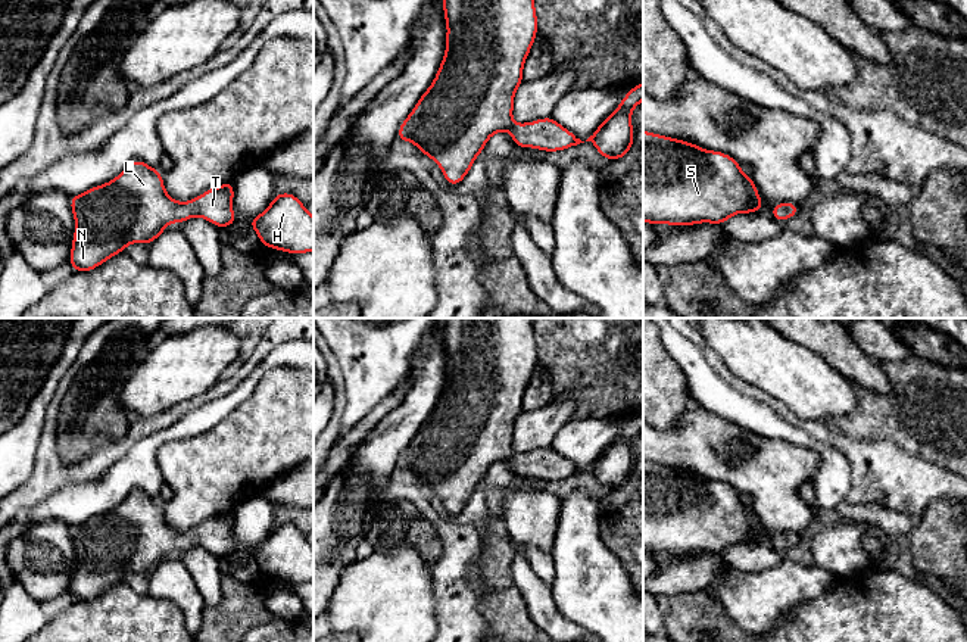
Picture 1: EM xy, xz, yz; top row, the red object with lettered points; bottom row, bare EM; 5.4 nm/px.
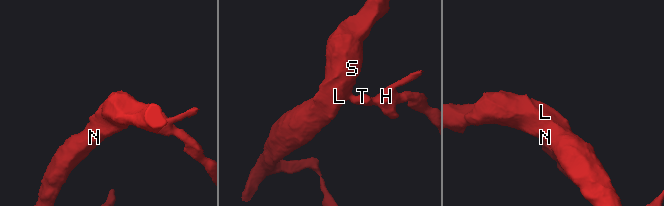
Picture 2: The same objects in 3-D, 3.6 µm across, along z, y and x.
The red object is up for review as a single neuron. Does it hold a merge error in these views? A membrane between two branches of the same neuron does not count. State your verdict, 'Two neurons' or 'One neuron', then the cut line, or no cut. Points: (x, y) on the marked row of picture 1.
One neuron. No split

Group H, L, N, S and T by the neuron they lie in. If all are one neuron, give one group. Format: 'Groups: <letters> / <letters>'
Groups: H L N S T

